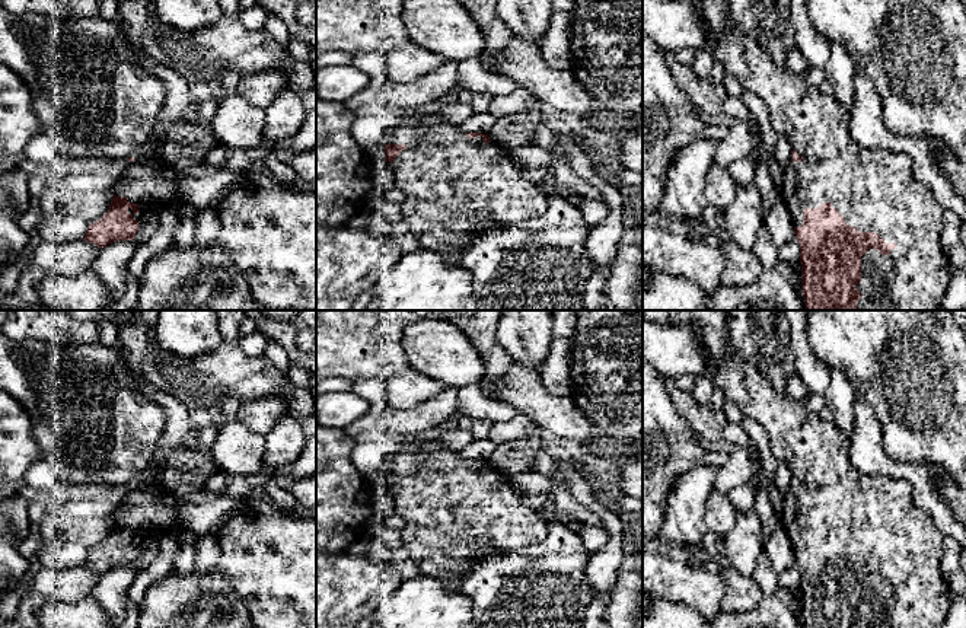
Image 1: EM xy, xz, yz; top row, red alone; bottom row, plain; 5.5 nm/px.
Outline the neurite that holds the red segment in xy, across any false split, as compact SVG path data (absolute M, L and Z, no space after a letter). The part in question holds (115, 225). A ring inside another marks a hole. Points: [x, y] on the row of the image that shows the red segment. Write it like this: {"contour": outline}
{"contour": "M0 6L0 63L13 70L29 89L32 109L60 156L128 162L112 185L109 210L89 224L83 240L99 249L117 240L133 240L146 211L175 207L182 200L176 191L179 172L165 160L144 163L133 159L153 134L166 101L166 87L137 63L122 25L102 16L13 16Z"}

